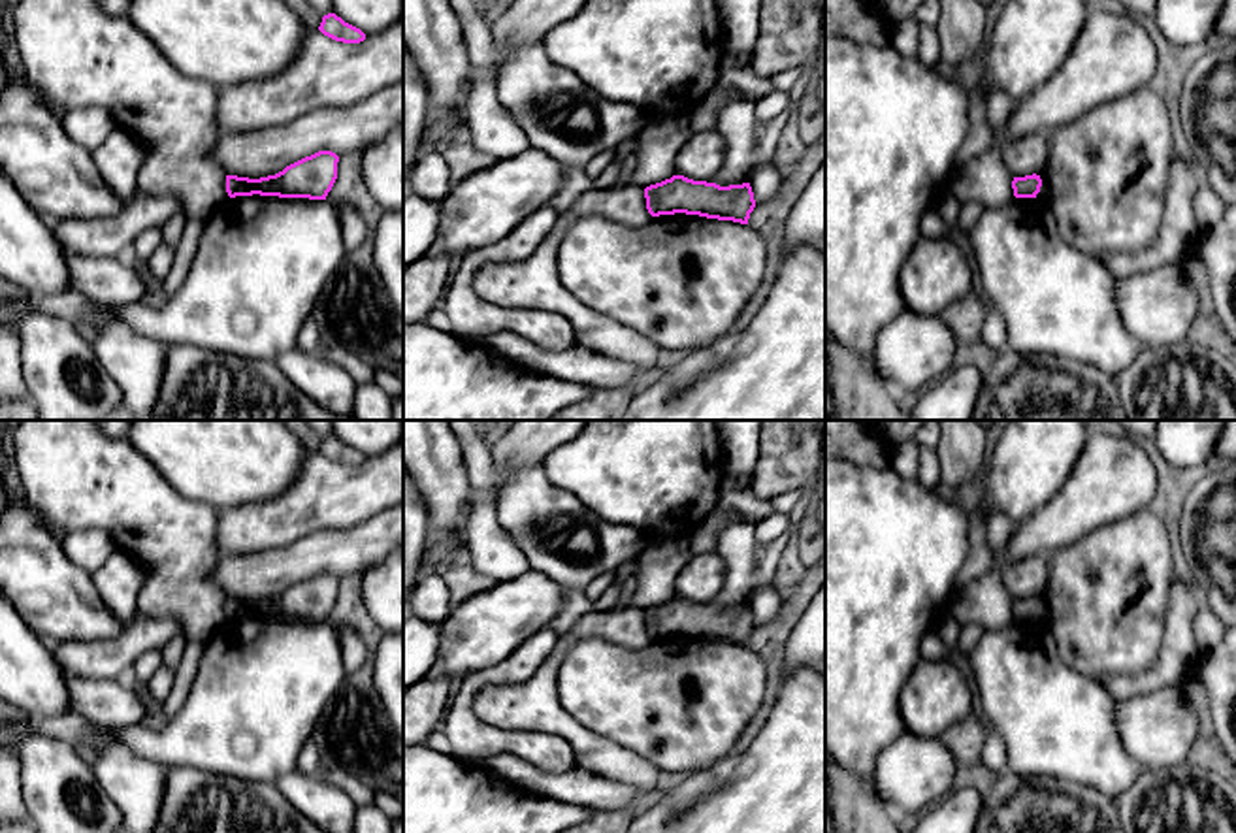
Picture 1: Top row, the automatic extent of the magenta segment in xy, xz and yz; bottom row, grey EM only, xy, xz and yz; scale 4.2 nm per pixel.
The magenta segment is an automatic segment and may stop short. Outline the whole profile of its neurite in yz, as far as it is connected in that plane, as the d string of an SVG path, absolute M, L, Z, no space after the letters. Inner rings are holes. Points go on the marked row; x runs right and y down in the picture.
M1036 173L1025 177L1014 177L1012 181L1016 198L1036 198L1040 187L1042 187L1042 179Z

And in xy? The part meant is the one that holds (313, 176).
M318 151L305 156L283 172L260 179L226 175L226 192L236 196L279 196L326 200L337 179L339 156L332 151Z

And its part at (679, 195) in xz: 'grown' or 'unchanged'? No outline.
unchanged

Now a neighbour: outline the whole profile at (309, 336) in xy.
M309 317L300 332L298 332L298 343L296 349L305 351L305 352L318 352L320 349L320 330L318 324L313 317Z

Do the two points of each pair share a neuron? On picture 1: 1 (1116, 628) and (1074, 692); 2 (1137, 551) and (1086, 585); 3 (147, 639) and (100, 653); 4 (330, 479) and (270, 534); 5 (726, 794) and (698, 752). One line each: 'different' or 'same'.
1: different
2: same
3: same
4: same
5: different

